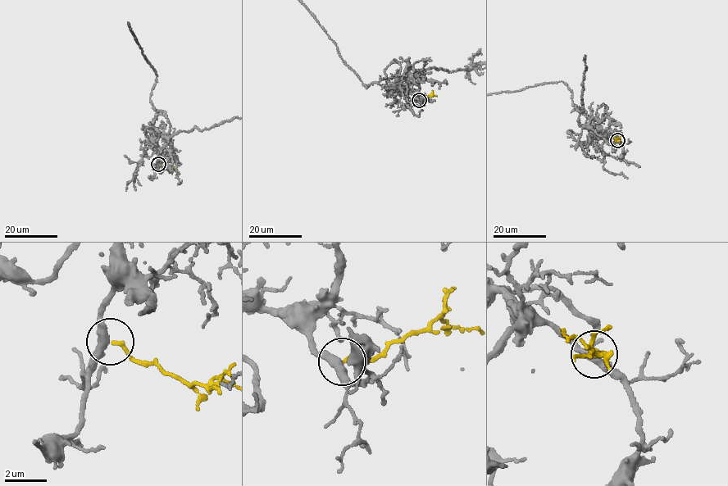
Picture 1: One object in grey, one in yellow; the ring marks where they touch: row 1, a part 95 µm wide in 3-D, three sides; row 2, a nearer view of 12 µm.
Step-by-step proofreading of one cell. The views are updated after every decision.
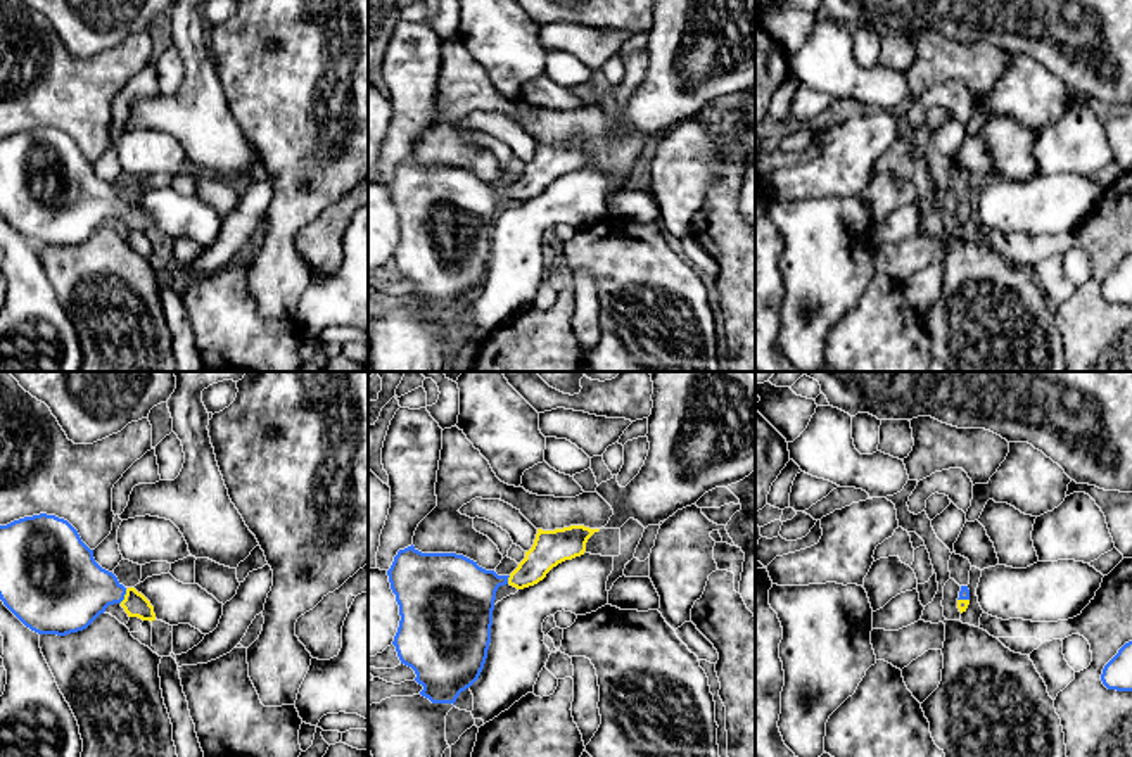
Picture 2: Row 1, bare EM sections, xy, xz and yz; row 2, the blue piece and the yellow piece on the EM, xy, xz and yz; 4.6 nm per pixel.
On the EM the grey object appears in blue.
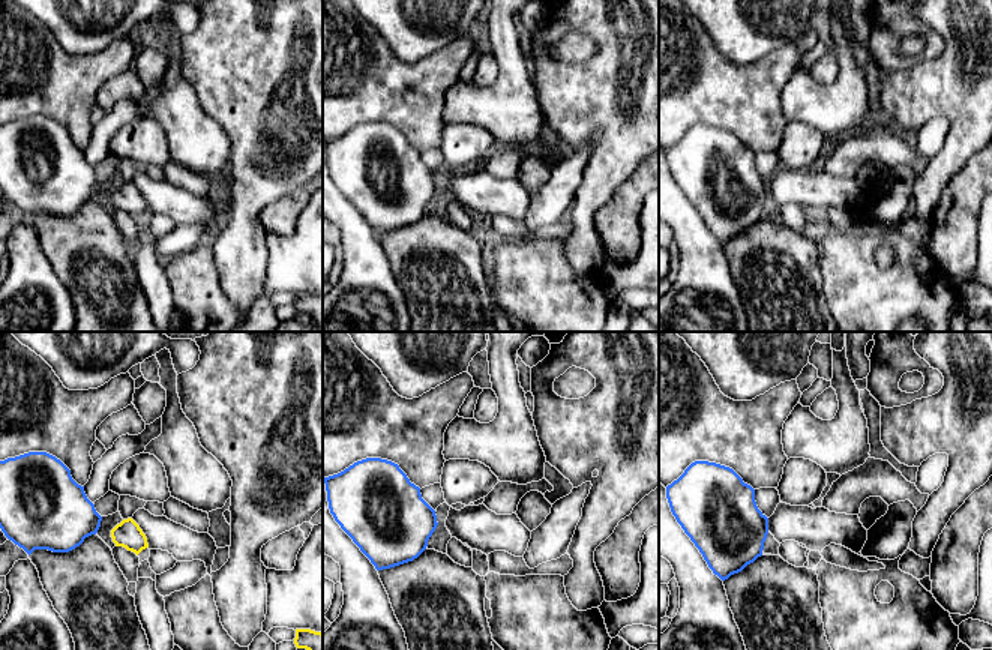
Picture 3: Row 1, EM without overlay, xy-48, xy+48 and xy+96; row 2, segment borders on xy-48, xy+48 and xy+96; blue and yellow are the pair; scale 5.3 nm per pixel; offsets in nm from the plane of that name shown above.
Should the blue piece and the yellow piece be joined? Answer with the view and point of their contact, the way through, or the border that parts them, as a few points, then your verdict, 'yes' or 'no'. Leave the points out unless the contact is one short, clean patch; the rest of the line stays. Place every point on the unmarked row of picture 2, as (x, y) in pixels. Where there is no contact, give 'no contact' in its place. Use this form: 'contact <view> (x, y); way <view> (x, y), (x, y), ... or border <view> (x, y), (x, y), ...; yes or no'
contact xy (123, 209); way xy (71, 203), (106, 203), (123, 209), (135, 216); yes

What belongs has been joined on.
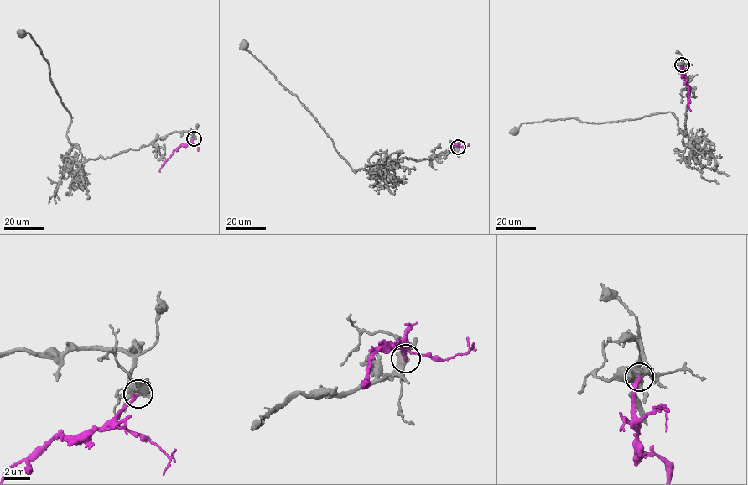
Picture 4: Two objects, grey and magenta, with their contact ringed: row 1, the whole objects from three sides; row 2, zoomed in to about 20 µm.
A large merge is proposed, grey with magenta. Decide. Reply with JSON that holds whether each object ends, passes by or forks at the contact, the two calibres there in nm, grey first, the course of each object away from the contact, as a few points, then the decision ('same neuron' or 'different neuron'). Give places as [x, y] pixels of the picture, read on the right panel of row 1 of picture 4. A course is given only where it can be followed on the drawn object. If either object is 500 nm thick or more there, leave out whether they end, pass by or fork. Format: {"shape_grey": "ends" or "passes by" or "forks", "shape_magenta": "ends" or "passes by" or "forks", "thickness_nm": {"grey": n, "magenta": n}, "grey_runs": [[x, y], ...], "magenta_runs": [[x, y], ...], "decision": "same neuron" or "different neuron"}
{"shape_grey": "passes by", "shape_magenta": "ends", "thickness_nm": {"grey": 480, "magenta": 280}, "grey_runs": [[682, 65], [688, 144], [671, 112], [599, 123], [547, 119], [515, 132]], "magenta_runs": [[682, 65], [681, 74], [686, 76], [691, 111]], "decision": "same neuron"}

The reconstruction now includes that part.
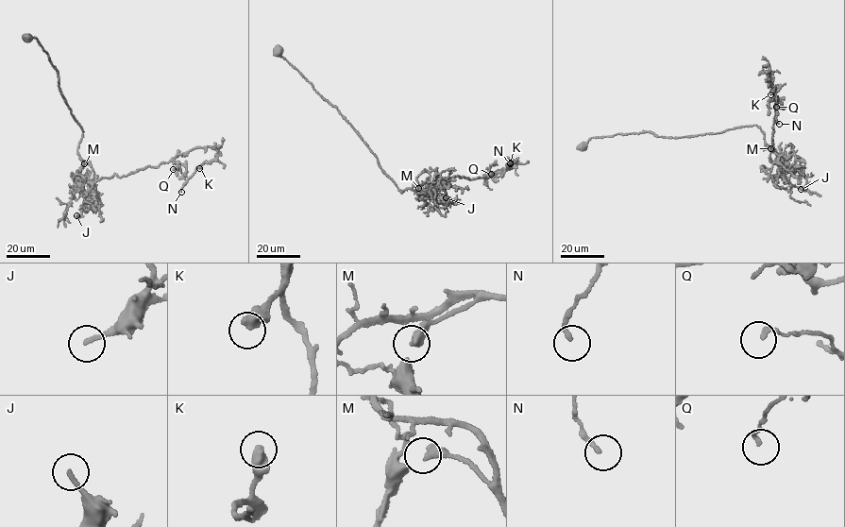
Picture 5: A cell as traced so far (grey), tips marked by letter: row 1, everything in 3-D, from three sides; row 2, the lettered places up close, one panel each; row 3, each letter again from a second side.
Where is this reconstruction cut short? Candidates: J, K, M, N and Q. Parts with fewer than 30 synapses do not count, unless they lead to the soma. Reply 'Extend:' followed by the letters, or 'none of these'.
Extend: none of these

